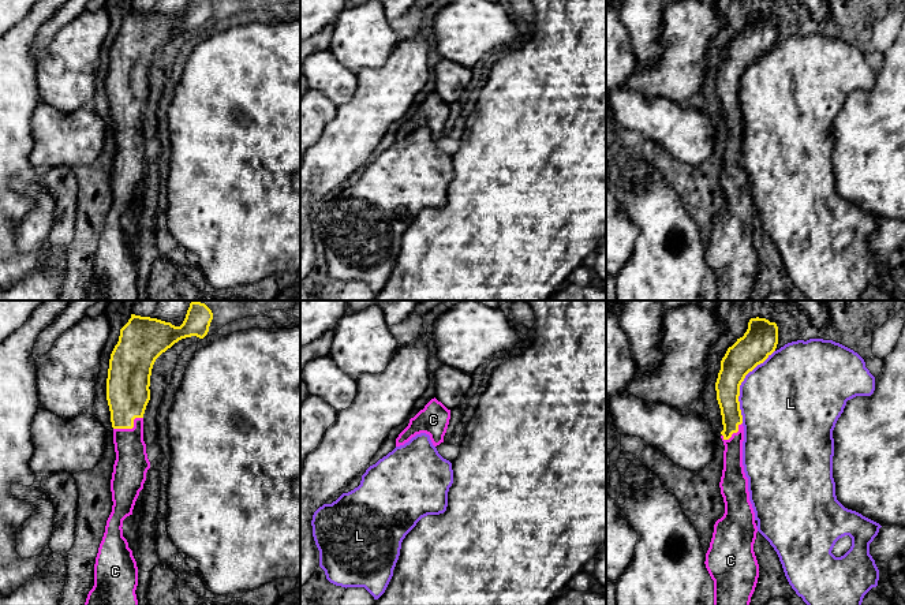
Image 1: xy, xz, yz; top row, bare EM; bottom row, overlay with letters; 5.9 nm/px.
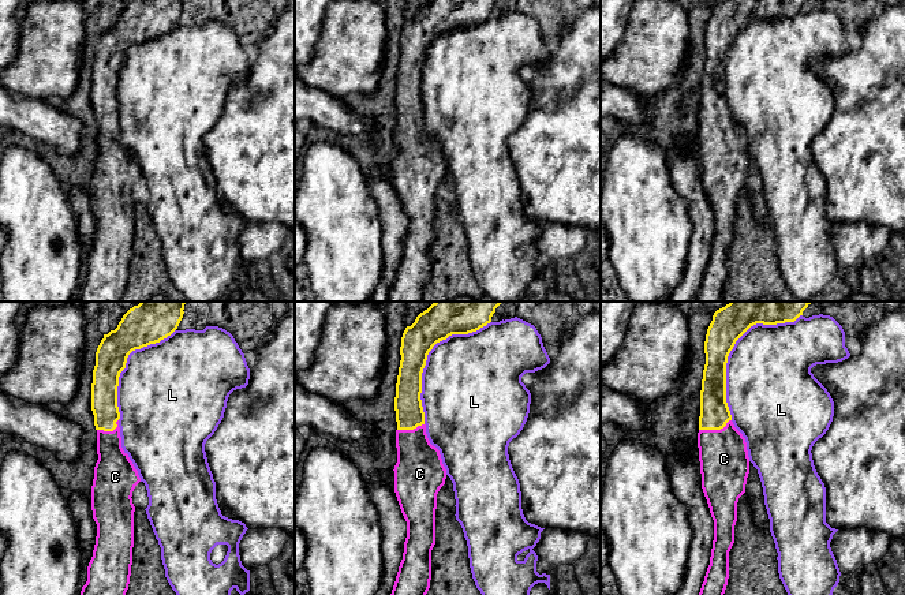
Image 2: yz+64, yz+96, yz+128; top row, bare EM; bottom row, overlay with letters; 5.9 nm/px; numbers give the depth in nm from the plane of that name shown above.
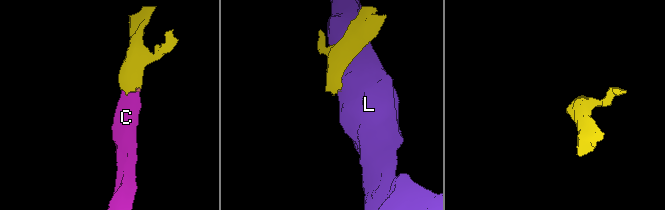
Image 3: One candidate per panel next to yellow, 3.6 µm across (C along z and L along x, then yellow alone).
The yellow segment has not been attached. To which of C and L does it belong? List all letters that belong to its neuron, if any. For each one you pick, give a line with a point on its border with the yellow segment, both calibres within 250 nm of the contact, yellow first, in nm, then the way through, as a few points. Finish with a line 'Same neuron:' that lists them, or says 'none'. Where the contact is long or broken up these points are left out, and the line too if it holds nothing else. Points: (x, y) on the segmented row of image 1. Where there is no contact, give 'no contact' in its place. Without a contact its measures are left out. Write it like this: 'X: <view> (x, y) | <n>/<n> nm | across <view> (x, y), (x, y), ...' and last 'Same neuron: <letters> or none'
C: xy (130, 428) | 260/200 nm | across xy (127, 385), (130, 428), (131, 465)
Same neuron: C

